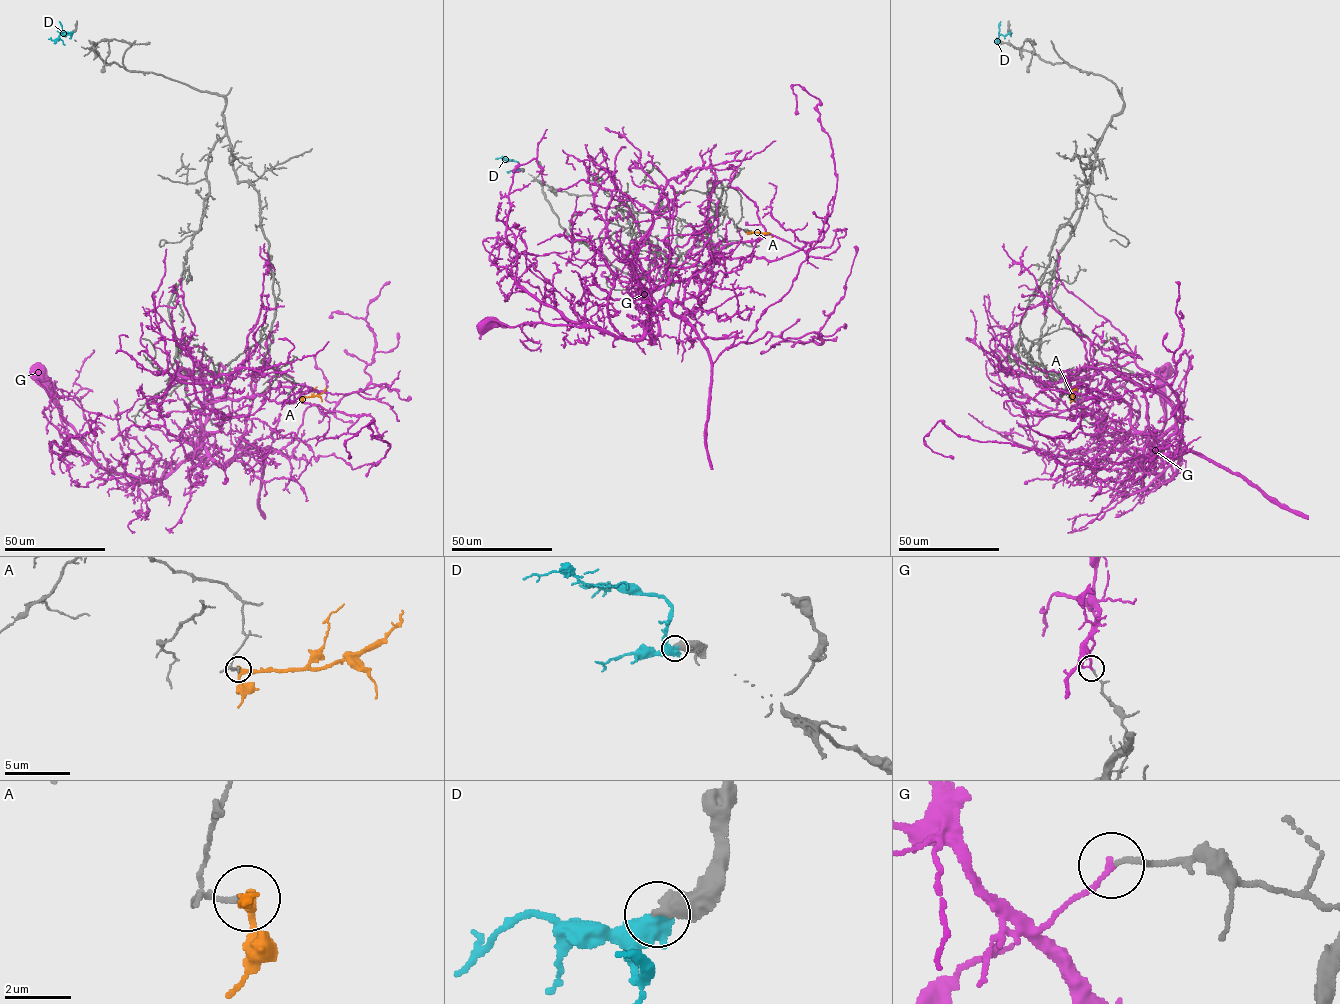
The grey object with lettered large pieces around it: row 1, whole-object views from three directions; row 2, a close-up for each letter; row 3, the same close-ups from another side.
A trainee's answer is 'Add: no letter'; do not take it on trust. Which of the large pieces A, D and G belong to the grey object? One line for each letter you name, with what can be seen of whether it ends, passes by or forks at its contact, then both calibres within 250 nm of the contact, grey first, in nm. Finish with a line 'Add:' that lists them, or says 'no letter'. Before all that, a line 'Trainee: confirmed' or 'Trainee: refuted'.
Trainee: confirmed
Add: no letter

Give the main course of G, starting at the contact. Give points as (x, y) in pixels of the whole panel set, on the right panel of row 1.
G: (1031, 265), (1154, 440), (1143, 467), (1202, 454), (1180, 438), (1063, 465), (939, 421), (924, 440), (953, 458)

